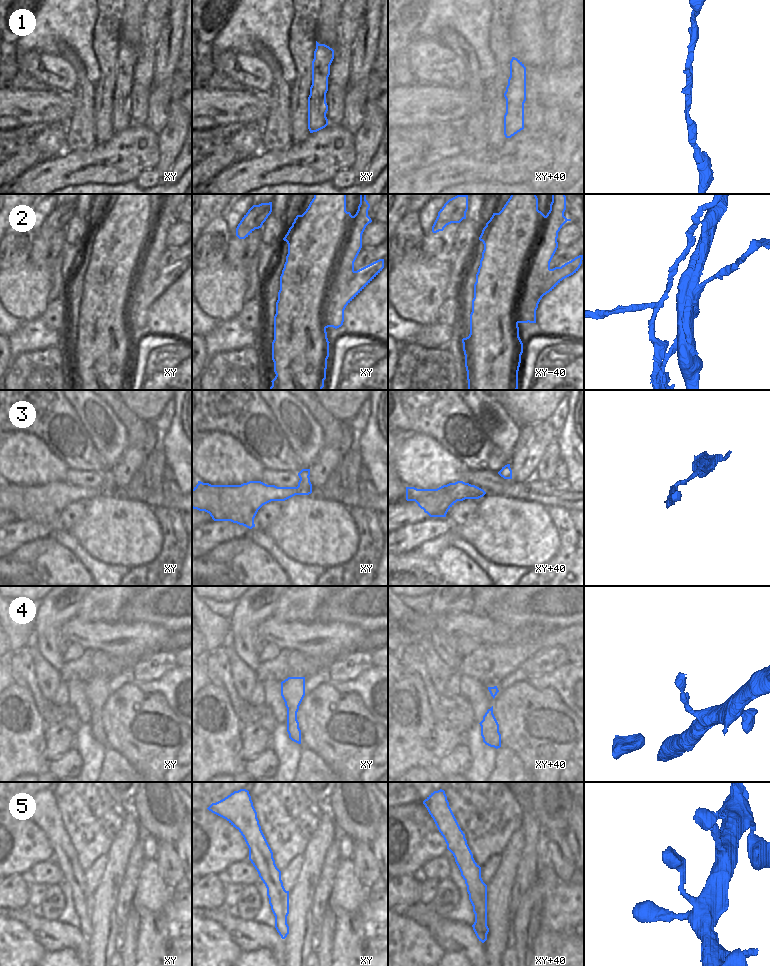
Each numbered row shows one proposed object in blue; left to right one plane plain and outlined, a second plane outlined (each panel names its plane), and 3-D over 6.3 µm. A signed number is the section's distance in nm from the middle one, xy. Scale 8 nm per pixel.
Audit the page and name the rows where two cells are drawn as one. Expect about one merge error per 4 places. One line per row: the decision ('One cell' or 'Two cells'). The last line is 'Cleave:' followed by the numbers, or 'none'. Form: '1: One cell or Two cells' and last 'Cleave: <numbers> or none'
1: One cell
2: Two cells
3: One cell
4: One cell
5: One cell
Cleave: 2

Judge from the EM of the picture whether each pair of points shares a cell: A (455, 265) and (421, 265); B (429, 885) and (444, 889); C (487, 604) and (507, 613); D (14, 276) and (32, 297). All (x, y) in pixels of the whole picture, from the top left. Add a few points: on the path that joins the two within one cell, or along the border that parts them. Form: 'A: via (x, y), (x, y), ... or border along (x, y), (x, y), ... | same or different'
A: border along (450, 263), (450, 281), (445, 288) | different
B: border along (439, 881), (435, 897), (430, 904) | different
C: border along (505, 596), (491, 610), (488, 616) | different
D: via (17, 281), (27, 292) | same

